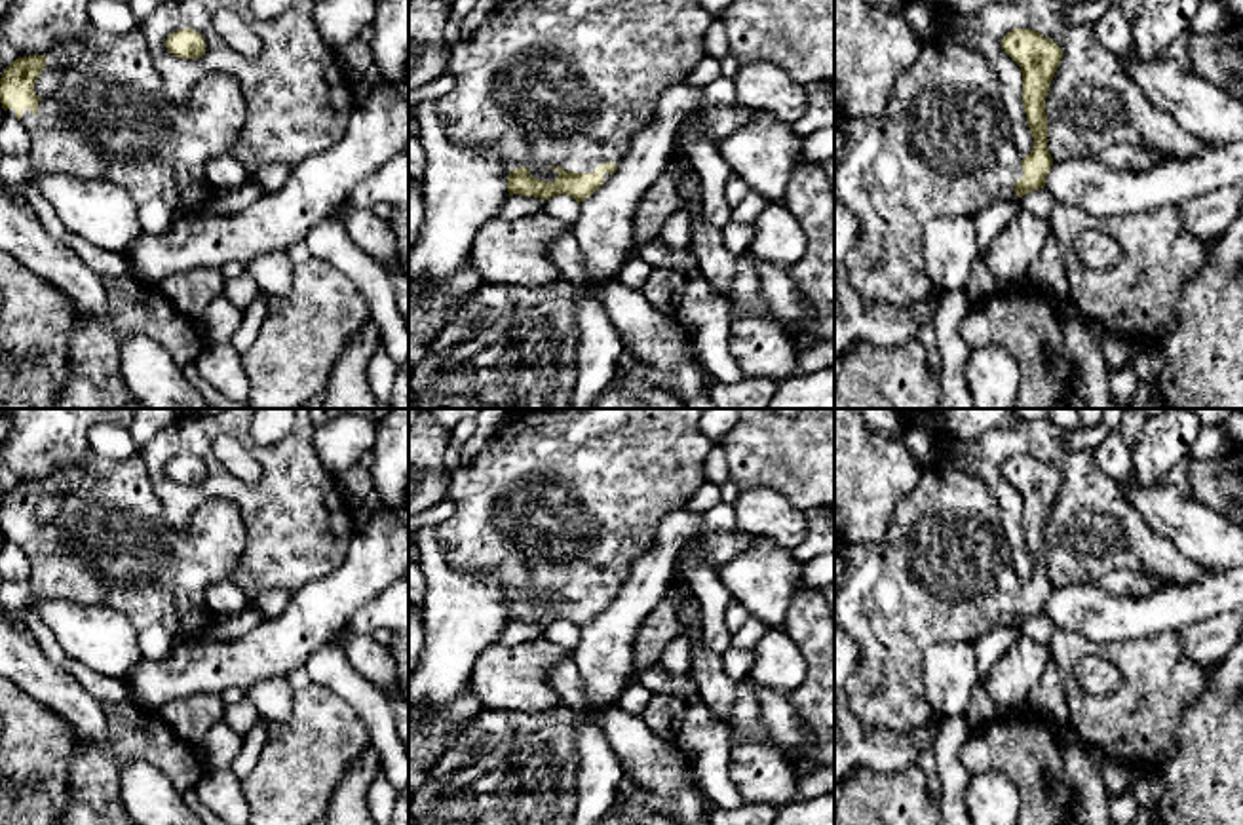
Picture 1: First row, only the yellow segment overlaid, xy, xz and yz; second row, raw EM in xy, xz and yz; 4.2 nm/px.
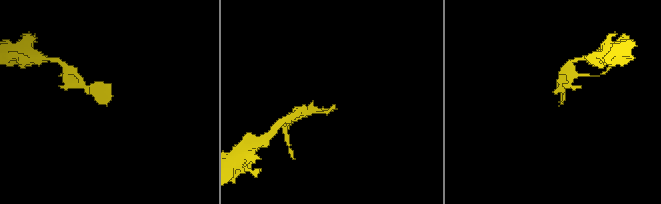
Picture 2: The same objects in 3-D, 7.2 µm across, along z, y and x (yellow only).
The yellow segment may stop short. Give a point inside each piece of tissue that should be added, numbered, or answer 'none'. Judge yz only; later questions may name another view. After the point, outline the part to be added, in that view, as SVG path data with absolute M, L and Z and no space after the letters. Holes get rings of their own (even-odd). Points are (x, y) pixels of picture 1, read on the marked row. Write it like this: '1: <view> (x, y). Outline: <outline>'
1: yz (943, 147). Outline: M926 44L893 86L888 108L876 118L846 118L846 144L834 163L834 201L857 221L857 241L846 257L846 274L857 295L870 302L910 306L937 293L922 257L924 228L939 217L975 217L996 201L1019 201L1015 182L1023 179L1021 154L1000 97L1000 82L985 55L956 44Z

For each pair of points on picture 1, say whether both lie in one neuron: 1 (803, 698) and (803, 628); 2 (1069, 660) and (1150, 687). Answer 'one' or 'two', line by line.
1: one
2: one

